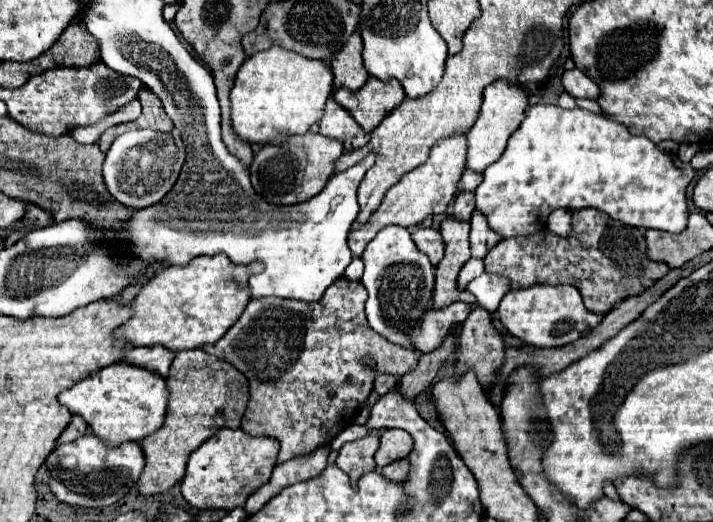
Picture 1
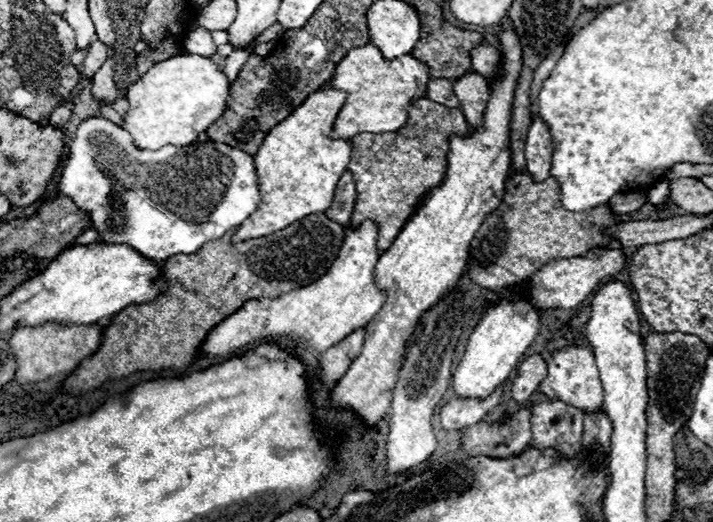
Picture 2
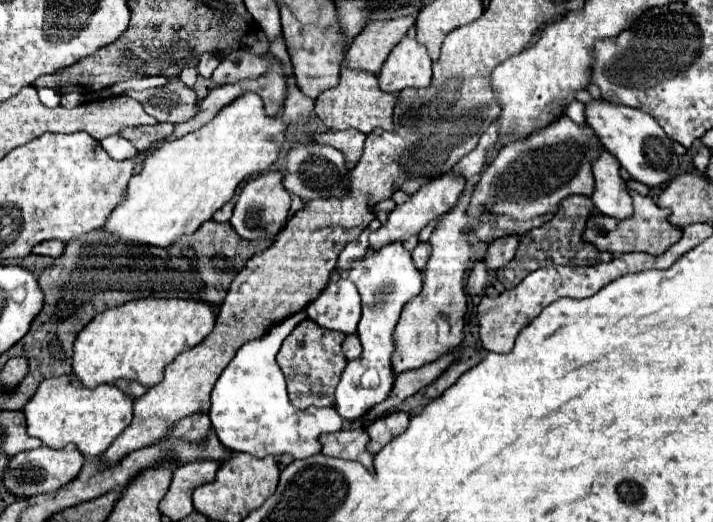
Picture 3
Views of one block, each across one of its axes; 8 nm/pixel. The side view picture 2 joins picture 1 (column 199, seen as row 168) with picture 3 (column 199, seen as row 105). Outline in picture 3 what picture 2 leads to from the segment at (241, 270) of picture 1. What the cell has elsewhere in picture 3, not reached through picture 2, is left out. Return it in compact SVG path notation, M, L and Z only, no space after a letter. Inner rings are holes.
M142 298L126 302L120 308L104 310L96 314L94 320L78 334L72 354L72 372L86 388L114 384L122 378L140 382L142 386L150 388L160 382L164 368L174 362L178 354L182 354L184 350L192 350L212 332L216 314L218 310L212 310L212 306L204 306L204 302L188 302L182 298Z

